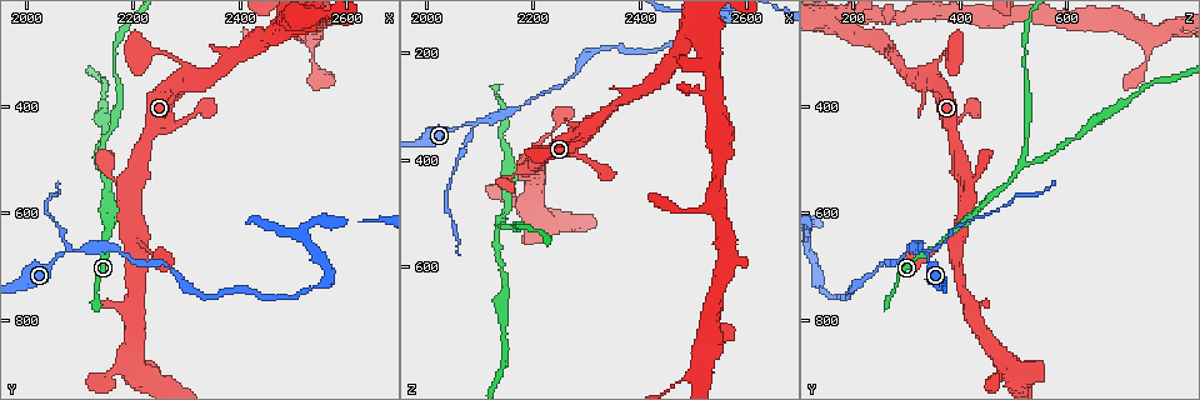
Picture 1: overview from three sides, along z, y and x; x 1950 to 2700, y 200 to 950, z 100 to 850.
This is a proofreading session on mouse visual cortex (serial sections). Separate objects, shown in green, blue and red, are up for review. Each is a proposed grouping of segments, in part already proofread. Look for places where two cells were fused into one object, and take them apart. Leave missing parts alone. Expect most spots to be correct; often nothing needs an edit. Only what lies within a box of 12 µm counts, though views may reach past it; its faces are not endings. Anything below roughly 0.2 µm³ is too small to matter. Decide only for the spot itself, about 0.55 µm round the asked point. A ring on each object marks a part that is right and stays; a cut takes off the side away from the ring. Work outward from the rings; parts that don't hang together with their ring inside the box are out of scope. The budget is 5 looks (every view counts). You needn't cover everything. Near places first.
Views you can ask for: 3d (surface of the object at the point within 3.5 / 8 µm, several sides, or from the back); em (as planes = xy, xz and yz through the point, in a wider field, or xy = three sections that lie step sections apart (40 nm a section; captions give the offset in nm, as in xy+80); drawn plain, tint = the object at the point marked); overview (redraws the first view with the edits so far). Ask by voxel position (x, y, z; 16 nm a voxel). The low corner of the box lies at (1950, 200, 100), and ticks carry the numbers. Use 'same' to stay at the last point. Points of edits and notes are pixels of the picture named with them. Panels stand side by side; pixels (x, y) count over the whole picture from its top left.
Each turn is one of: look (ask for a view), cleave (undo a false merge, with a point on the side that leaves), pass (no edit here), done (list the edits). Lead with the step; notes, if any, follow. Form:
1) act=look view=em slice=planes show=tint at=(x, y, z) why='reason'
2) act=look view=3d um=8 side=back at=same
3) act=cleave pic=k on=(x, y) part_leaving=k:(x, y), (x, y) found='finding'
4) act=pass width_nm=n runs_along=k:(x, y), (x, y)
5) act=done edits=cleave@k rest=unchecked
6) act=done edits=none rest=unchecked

act=look view=3d um=3.5 at=(2070, 675, 335) why='sudden change in width'

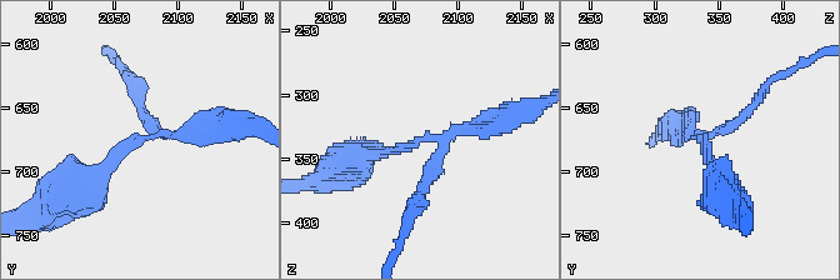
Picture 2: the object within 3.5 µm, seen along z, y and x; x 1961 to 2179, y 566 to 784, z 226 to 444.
act=look view=em slice=xy step=2 show=tint at=(2076, 676, 334) why='now the EM'

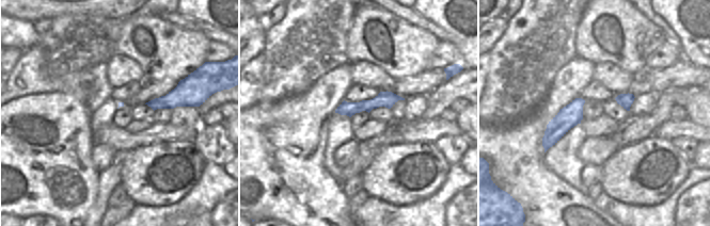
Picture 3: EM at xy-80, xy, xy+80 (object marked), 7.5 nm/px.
act=pass width_nm=120 runs_along=2:(84, 186), (138, 140), (223, 129) found='one cell here'

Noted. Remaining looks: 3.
act=look view=3d um=8 at=(2140, 510, 515) why='side arm on a straight run'

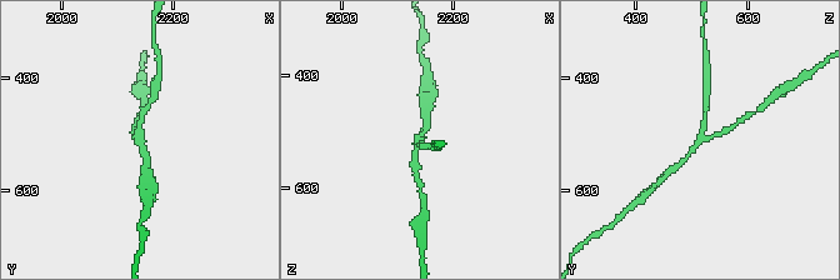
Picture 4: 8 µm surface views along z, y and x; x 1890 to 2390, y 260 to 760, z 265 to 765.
act=look view=em slice=planes show=tint at=(2135, 510, 515)

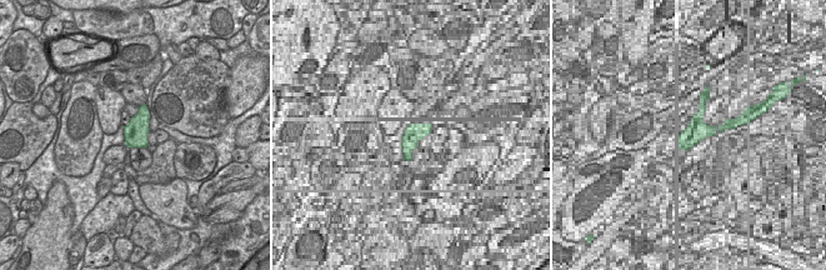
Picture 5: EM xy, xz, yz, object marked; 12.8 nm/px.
act=pass arm_widths_nm=150,200,200 runs_along=4:(675, 169), (701, 140), (731, 128) found='continuous, no second cell'

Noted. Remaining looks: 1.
act=done edits=none rest=unchecked

